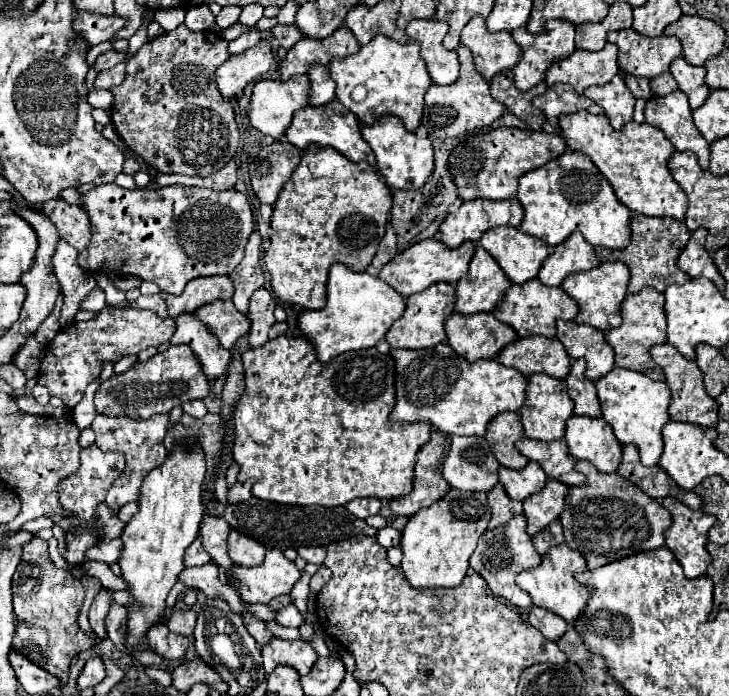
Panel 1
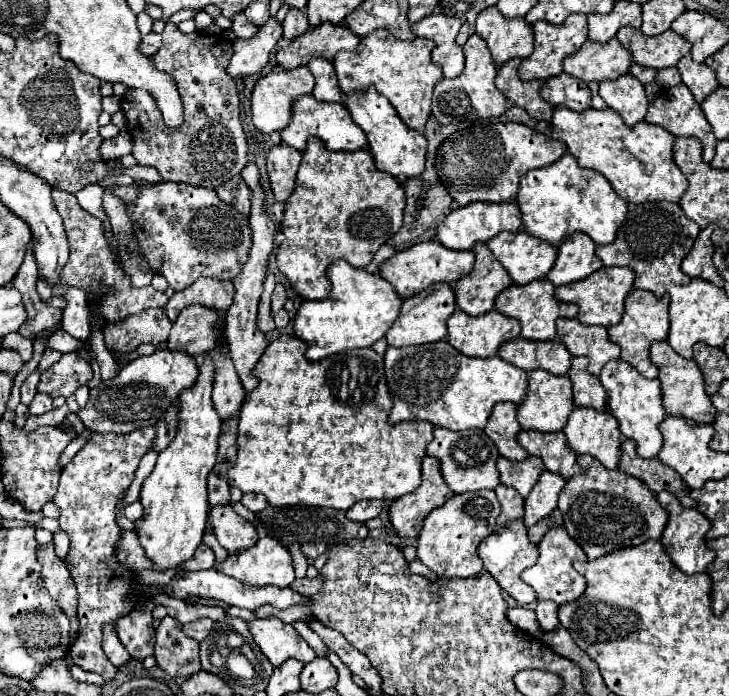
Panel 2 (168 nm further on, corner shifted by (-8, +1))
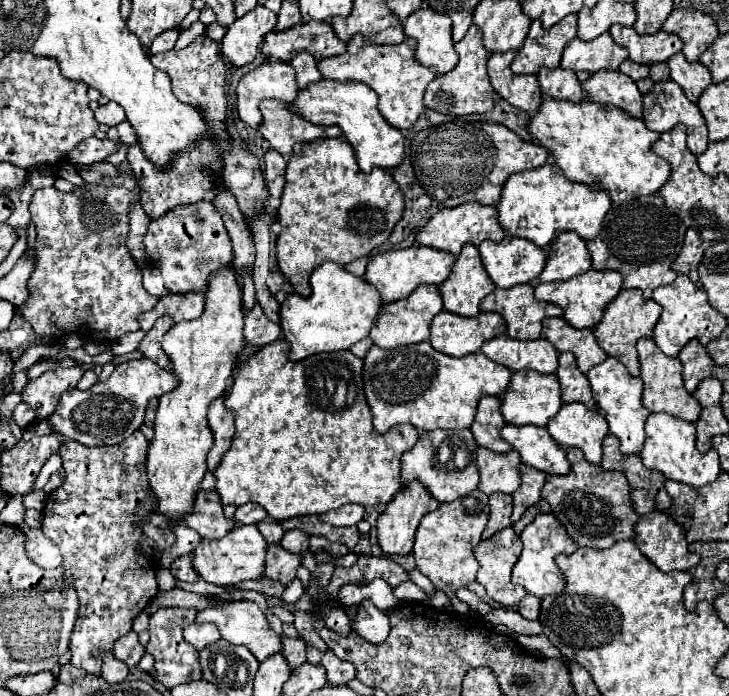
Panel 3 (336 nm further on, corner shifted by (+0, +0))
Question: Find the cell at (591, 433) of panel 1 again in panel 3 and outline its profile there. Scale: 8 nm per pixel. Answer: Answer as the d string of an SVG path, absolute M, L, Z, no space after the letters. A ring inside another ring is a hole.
M581 402L563 404L549 420L547 432L559 446L581 448L591 464L601 464L601 442L609 434L605 418Z

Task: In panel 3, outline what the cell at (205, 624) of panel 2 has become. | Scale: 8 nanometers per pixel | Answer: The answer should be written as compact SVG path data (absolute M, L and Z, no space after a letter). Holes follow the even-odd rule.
M197 622L187 626L187 630L183 634L185 634L185 640L197 650L201 650L213 642L219 642L219 638L221 638L215 624L197 624Z

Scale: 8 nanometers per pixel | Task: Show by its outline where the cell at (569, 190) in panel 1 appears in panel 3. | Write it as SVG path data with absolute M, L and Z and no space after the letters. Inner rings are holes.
M543 164L529 172L517 172L507 178L501 200L497 204L501 228L519 238L527 238L537 246L549 246L561 232L577 232L581 238L589 240L603 228L603 218L611 208L611 198L605 190L593 190L579 182L571 182L563 176L559 166Z

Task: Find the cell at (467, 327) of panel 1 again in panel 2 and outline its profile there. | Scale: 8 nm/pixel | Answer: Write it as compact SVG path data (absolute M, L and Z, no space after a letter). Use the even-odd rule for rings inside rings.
M455 309L447 321L447 329L447 339L457 351L485 359L497 355L503 343L519 337L521 325L517 319L511 319L495 309L477 317Z

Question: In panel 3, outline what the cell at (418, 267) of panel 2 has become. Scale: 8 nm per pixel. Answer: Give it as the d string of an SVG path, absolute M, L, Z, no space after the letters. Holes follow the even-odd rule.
M427 246L389 250L389 252L383 252L383 254L377 254L375 258L371 258L363 280L369 282L381 294L383 304L389 304L389 302L397 302L401 298L407 298L419 284L439 286L447 278L447 274L451 272L453 262L455 262L453 254L447 254L447 252L441 252L435 248L427 248Z

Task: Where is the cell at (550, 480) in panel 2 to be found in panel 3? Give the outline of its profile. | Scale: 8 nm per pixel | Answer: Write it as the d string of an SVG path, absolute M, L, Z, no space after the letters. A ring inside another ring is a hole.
M525 464L519 466L519 472L521 472L521 486L513 492L513 514L511 514L513 522L521 518L527 506L533 506L535 502L541 500L541 486L547 478L543 472Z

